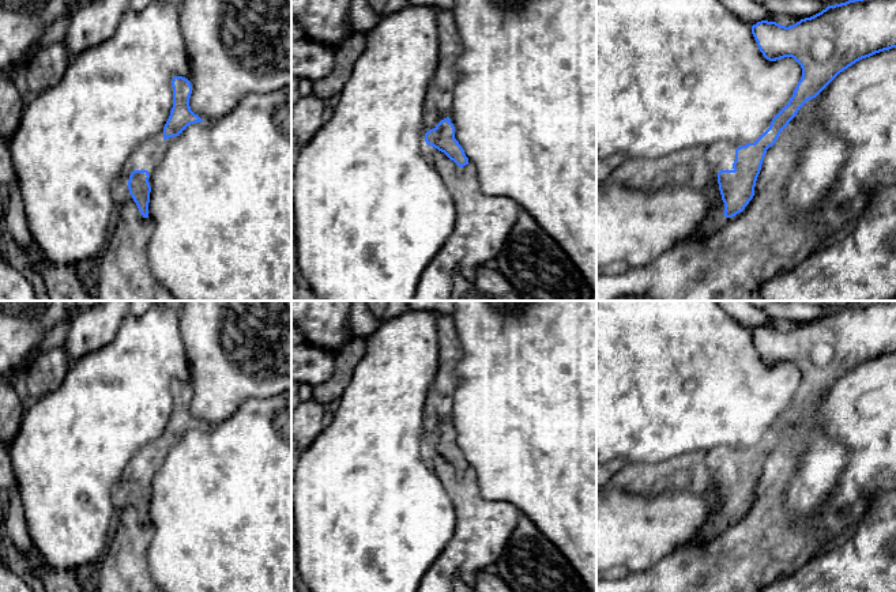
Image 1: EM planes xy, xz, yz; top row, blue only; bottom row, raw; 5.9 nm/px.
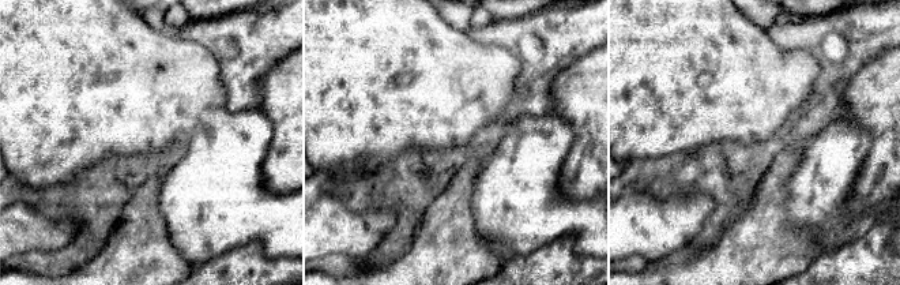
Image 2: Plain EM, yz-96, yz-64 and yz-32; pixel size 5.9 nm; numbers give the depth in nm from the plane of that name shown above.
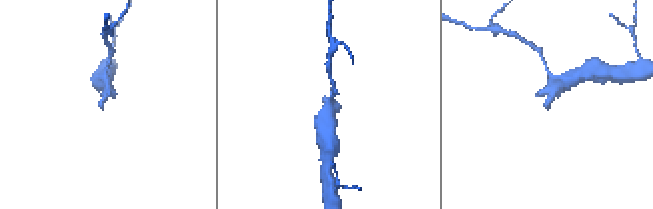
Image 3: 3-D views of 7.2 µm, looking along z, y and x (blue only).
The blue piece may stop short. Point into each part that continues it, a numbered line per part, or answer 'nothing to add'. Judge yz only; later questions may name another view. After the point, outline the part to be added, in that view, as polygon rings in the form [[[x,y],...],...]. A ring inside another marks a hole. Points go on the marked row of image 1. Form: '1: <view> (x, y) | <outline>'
nothing to add

